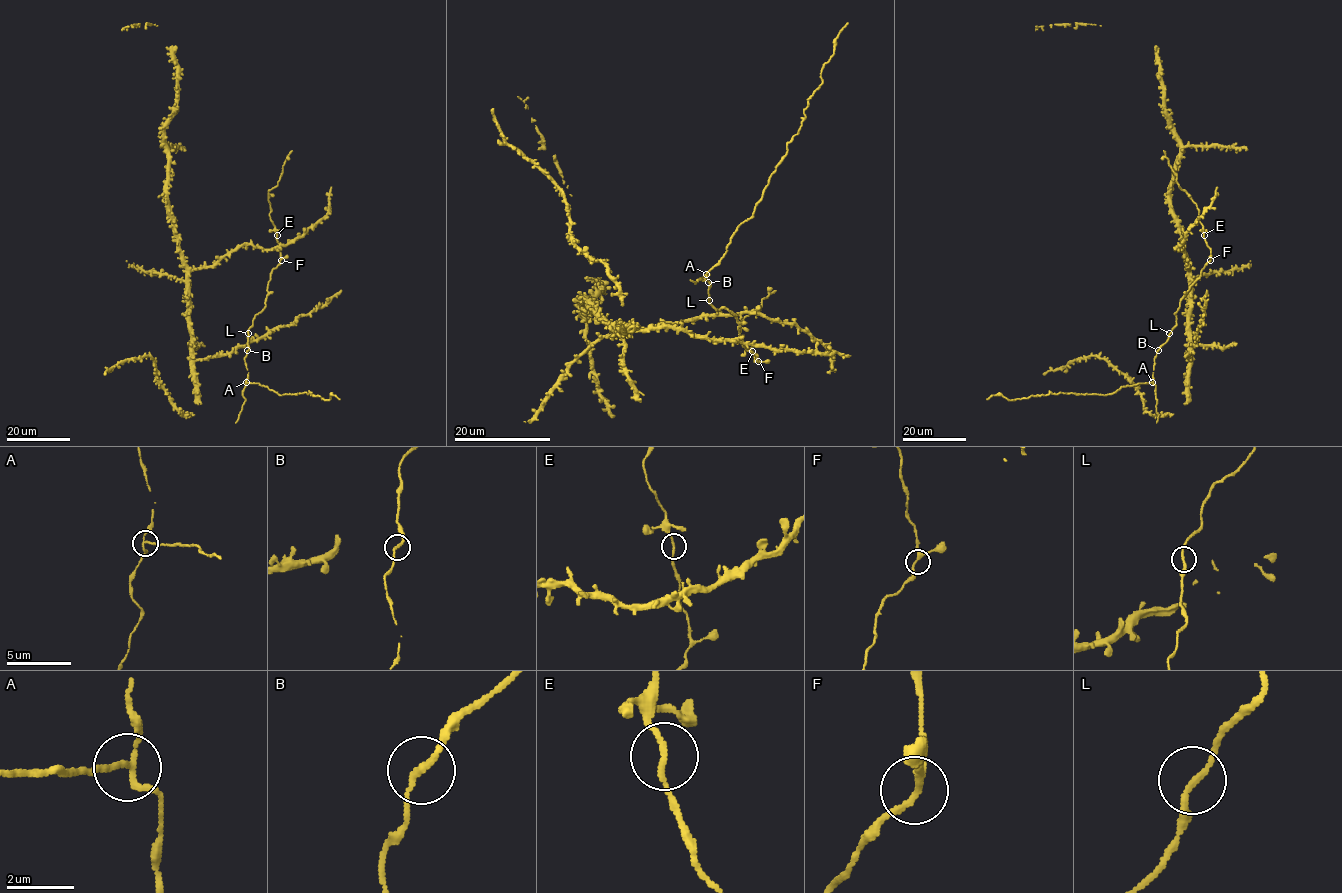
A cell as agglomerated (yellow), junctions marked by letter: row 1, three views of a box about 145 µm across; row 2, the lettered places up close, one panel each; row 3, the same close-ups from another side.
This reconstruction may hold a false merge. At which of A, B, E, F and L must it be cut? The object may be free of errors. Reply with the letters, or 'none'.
A

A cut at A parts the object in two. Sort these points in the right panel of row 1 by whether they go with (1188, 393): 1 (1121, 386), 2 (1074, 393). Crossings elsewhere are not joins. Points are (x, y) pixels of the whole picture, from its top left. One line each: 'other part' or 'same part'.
1: other part
2: other part

